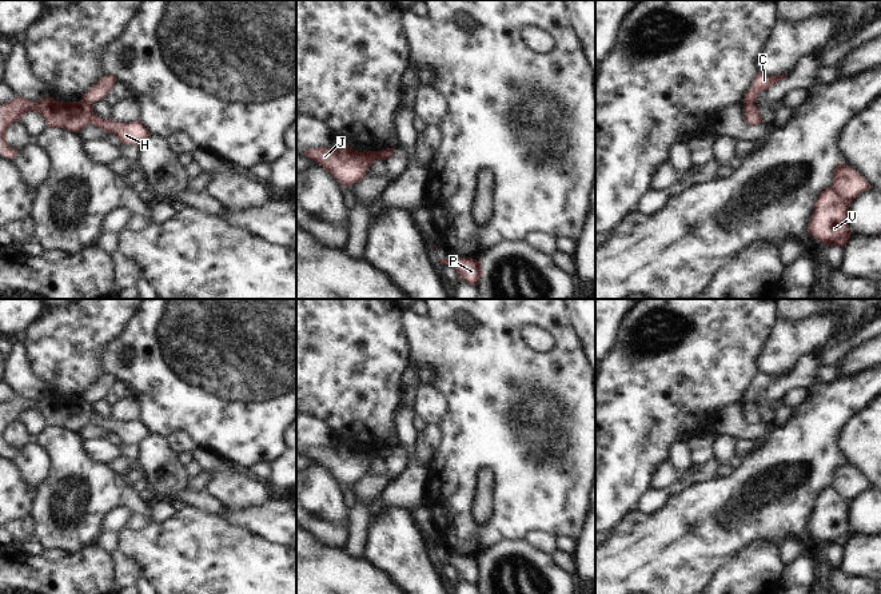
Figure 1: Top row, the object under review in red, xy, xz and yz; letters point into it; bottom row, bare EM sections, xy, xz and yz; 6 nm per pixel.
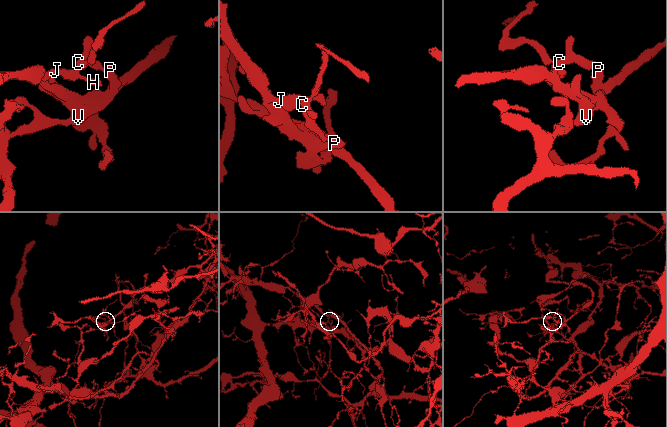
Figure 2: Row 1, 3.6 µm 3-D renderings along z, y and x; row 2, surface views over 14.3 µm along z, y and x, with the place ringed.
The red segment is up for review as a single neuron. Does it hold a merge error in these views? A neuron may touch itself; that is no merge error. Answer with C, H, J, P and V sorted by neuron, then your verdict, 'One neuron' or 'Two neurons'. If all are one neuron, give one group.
Groups: C P V / H J. Two neurons.

